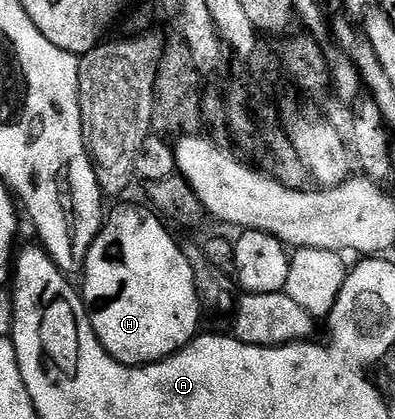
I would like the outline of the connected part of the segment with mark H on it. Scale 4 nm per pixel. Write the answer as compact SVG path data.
M131 207L110 216L100 227L81 272L81 294L93 333L126 367L160 363L176 355L201 327L193 269L182 246L166 231L164 220L147 211Z

